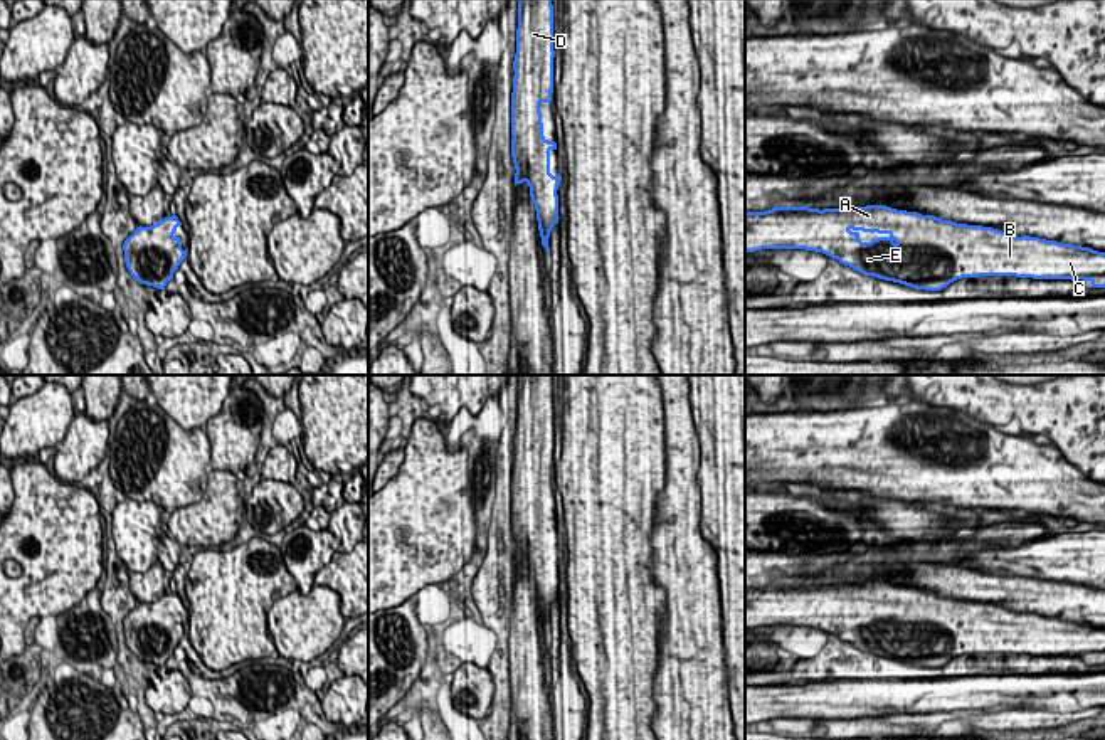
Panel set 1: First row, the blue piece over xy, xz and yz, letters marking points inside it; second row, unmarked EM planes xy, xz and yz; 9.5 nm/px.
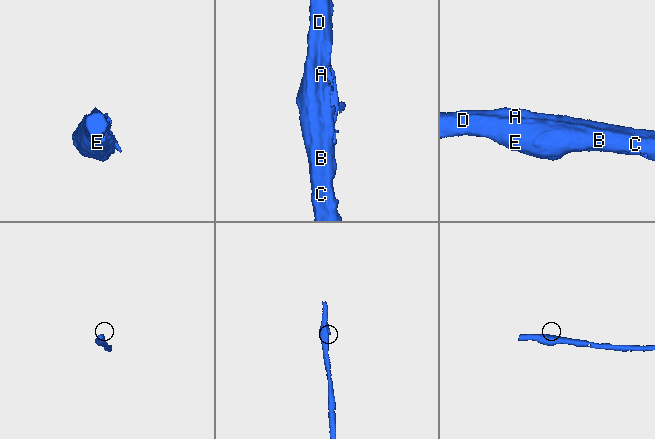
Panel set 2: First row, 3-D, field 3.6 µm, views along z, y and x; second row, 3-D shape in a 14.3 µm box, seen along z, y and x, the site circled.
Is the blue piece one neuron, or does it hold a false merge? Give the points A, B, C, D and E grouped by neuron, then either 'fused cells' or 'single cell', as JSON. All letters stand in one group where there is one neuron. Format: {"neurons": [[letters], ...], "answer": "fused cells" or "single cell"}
{"neurons": [["A", "B", "C", "D", "E"]], "answer": "single cell"}

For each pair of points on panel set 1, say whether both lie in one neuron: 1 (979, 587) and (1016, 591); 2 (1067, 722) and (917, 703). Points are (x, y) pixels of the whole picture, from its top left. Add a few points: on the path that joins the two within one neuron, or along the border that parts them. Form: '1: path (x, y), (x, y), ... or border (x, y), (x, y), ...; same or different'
1: path (988, 589), (1008, 591); same
2: border (1057, 712), (1073, 713); different

